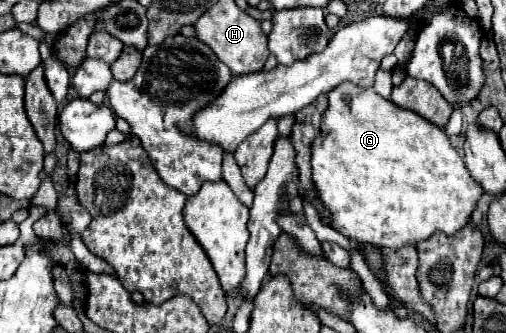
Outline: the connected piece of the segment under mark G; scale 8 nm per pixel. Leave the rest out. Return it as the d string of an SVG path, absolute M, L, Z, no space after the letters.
M338 85L328 93L328 99L330 105L324 113L322 135L312 145L312 179L320 201L332 215L332 227L336 231L352 241L402 249L406 245L418 245L434 231L452 235L470 223L484 189L470 177L460 153L450 145L444 127L432 125L418 113L394 105L374 89Z

